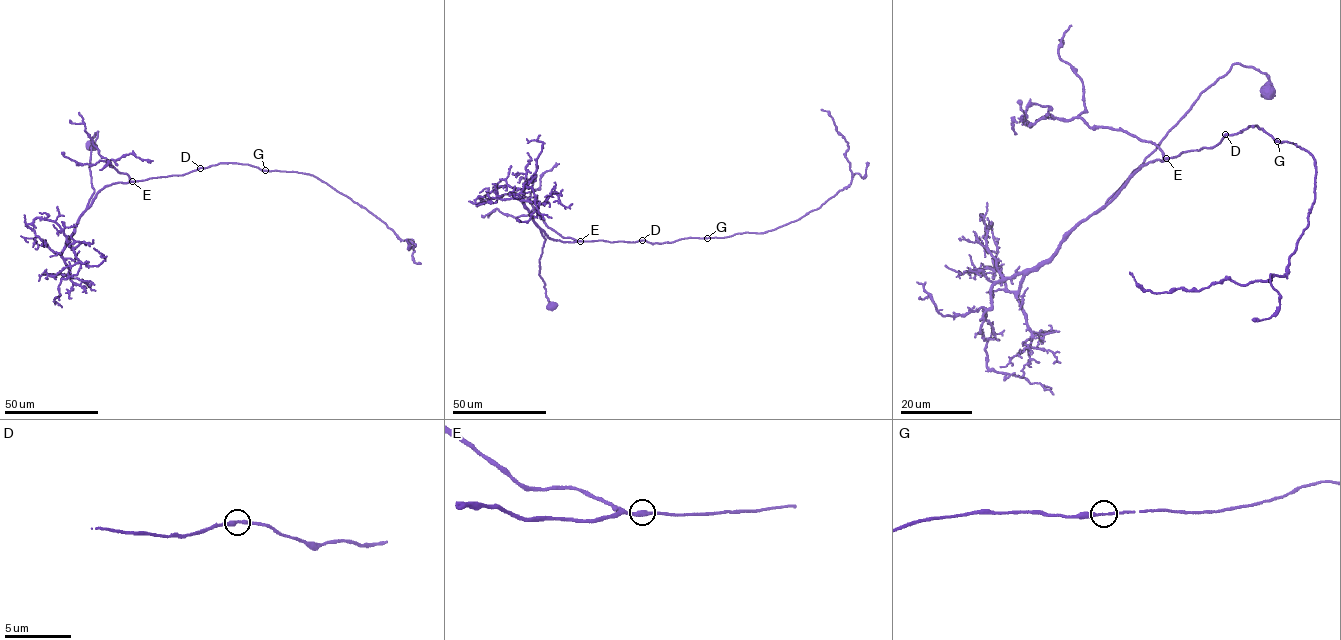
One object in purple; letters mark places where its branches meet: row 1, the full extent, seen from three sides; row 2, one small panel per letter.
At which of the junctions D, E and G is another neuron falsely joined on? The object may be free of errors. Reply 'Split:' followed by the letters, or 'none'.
Split: none

